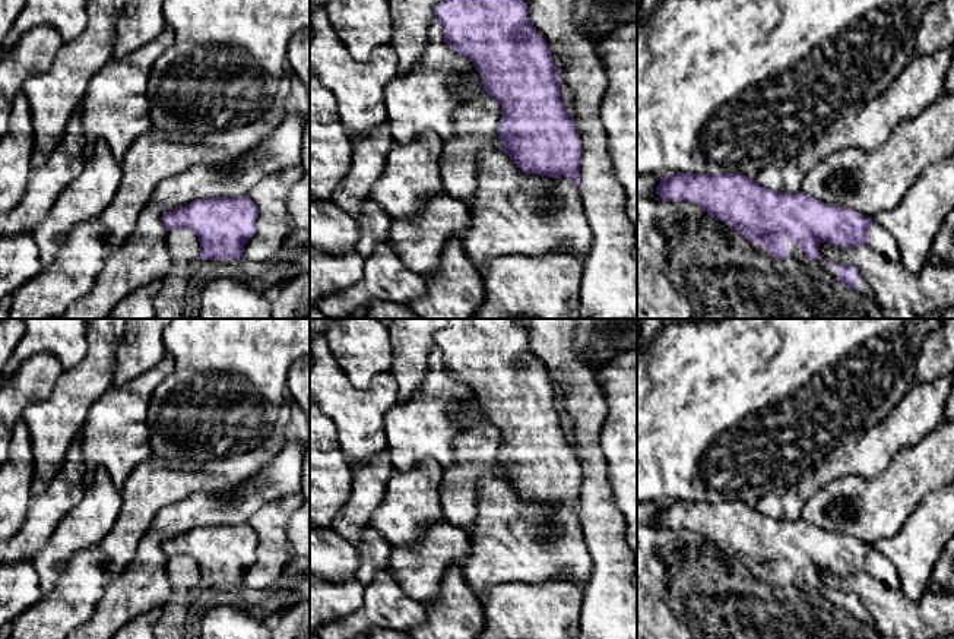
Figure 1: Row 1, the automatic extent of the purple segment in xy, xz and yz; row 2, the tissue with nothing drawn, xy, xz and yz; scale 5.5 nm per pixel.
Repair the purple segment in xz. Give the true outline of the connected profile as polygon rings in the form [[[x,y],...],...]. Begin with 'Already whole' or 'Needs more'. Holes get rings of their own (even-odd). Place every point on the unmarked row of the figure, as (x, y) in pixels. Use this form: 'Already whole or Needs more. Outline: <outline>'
Already whole. Outline: [[[449,319],[447,326],[435,335],[435,345],[443,352],[444,368],[469,386],[479,401],[485,418],[503,436],[498,464],[508,483],[524,499],[558,506],[567,503],[580,513],[581,468],[560,423],[560,398],[545,366],[535,357],[527,342],[527,330],[514,319]]]

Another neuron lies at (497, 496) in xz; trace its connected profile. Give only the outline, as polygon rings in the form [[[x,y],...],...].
[[[501,478],[479,487],[478,515],[470,534],[469,556],[460,563],[473,592],[488,592],[497,585],[545,582],[583,582],[592,576],[593,562],[583,537],[580,513],[567,503],[552,506],[522,499]]]

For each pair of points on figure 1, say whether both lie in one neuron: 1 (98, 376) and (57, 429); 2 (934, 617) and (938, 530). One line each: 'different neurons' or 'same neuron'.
1: same neuron
2: different neurons

